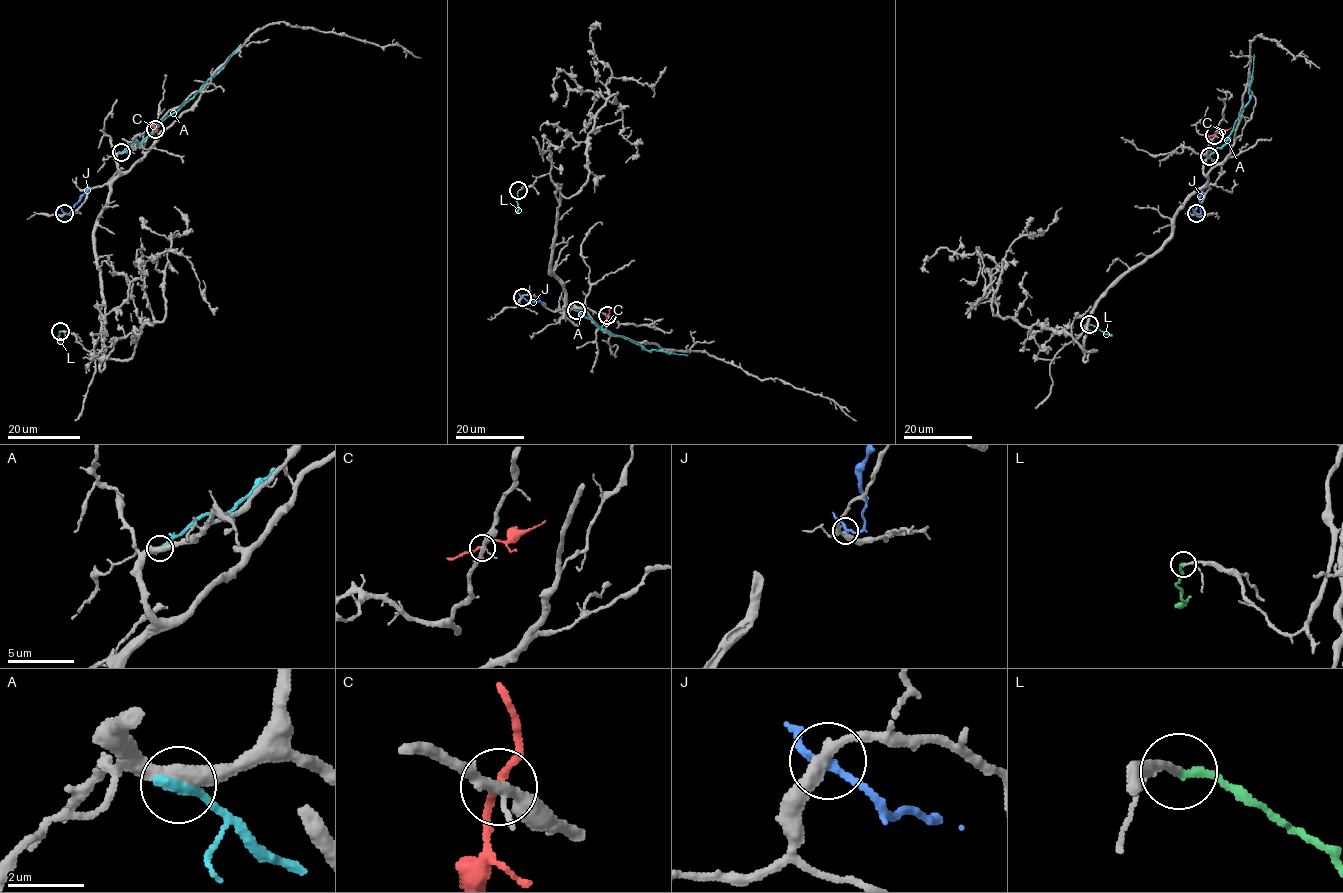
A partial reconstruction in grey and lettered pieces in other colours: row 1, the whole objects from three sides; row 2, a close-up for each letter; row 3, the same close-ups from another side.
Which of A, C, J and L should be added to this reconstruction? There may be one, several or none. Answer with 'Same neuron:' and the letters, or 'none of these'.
Same neuron: L

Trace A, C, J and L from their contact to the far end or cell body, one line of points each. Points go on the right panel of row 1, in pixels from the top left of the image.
A: (1209, 157), (1228, 140), (1249, 100), (1253, 55)
C: (1215, 134), (1231, 127)
J: (1196, 213), (1200, 212), (1203, 188)
L: (1089, 325), (1112, 336)

